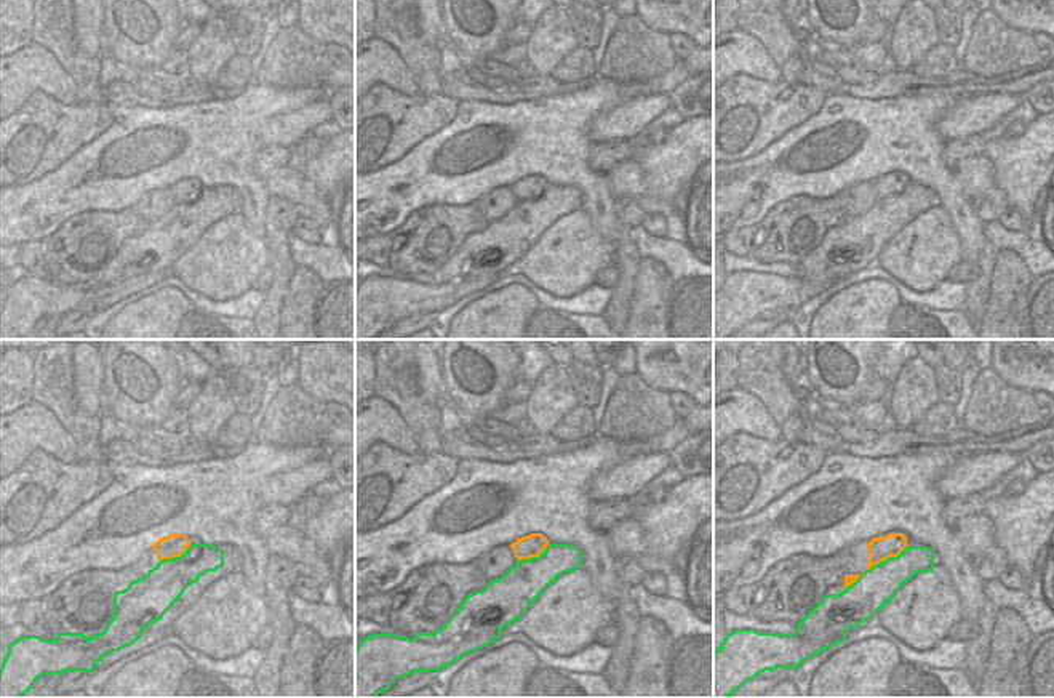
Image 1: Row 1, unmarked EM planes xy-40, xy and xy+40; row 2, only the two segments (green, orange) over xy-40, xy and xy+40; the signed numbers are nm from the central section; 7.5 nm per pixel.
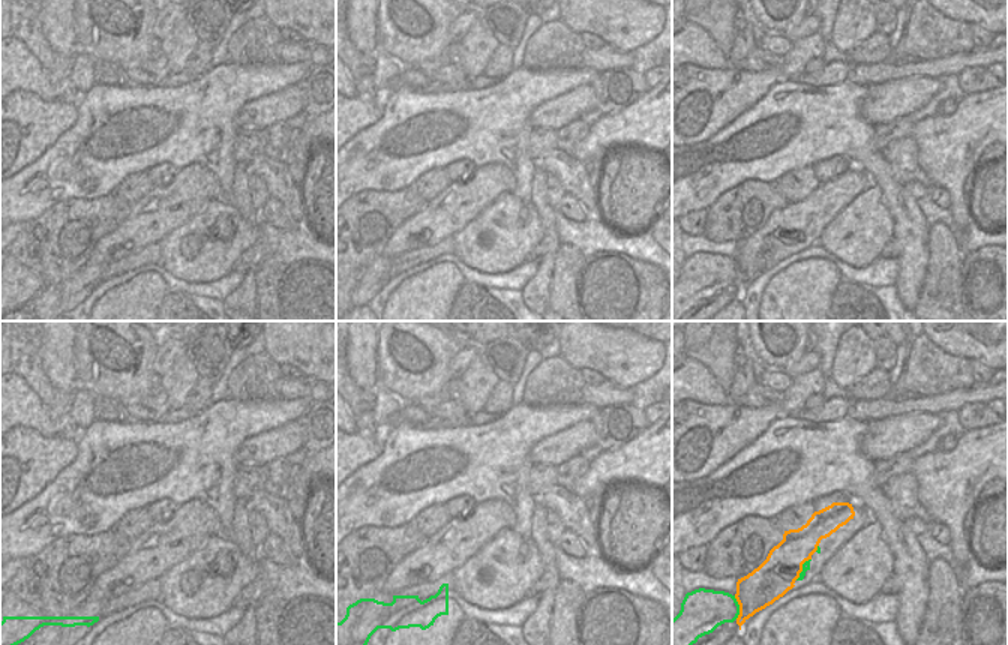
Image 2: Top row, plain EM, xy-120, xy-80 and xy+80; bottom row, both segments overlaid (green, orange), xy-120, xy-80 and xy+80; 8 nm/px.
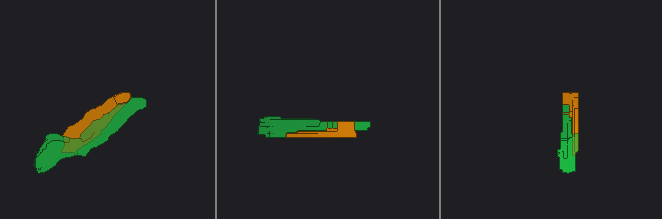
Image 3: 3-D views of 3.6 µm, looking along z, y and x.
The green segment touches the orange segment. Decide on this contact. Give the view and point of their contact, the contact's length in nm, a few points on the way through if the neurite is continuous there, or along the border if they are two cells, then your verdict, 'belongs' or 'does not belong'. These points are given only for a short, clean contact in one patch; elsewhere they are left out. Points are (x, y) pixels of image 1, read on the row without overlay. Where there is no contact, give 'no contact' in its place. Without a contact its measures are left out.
meets green in xy+40 at (886, 200); contact 360 nm long; belongs

